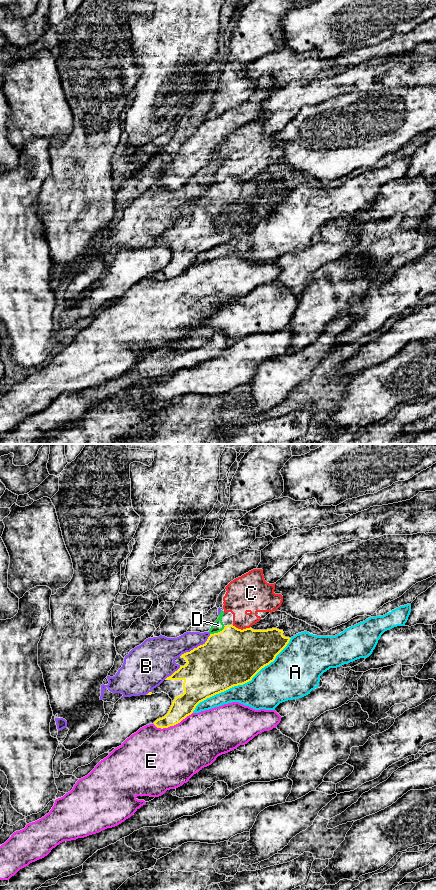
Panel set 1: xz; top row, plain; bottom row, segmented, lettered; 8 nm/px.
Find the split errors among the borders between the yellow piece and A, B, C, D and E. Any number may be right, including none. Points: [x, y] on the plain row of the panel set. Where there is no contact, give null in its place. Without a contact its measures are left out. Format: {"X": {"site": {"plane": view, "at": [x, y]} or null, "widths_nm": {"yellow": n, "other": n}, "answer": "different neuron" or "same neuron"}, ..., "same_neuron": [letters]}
{"A": {"site": {"plane": "xz", "at": [242, 236]}, "widths_nm": {"yellow": 460, "other": 320}, "answer": "different neuron"}, "B": {"site": {"plane": "xz", "at": [200, 197]}, "widths_nm": {"yellow": 460, "other": 180}, "answer": "different neuron"}, "C": {"site": {"plane": "xz", "at": [240, 181]}, "widths_nm": {"yellow": 460, "other": 260}, "answer": "different neuron"}, "D": {"site": {"plane": "xz", "at": [218, 184]}, "widths_nm": {"yellow": 460, "other": 90}, "answer": "different neuron"}, "E": {"site": {"plane": "xz", "at": [172, 277]}, "widths_nm": {"yellow": 180, "other": 460}, "answer": "different neuron"}, "same_neuron": []}

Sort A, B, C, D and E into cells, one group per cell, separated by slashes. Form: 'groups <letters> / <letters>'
groups A / B / C D / E

